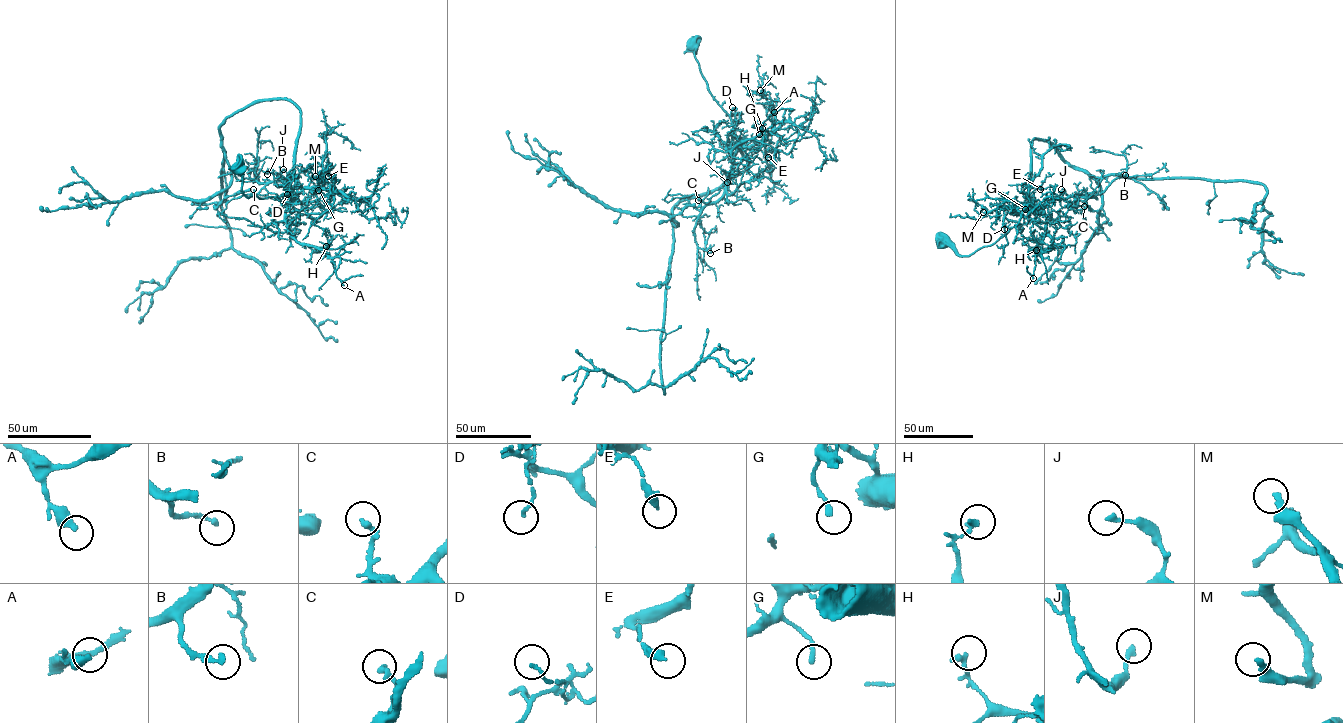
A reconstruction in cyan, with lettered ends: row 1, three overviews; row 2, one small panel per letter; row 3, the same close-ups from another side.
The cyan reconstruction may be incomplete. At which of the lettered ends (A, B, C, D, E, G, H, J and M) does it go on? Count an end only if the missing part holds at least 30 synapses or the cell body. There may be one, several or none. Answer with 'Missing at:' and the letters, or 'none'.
Missing at: M

